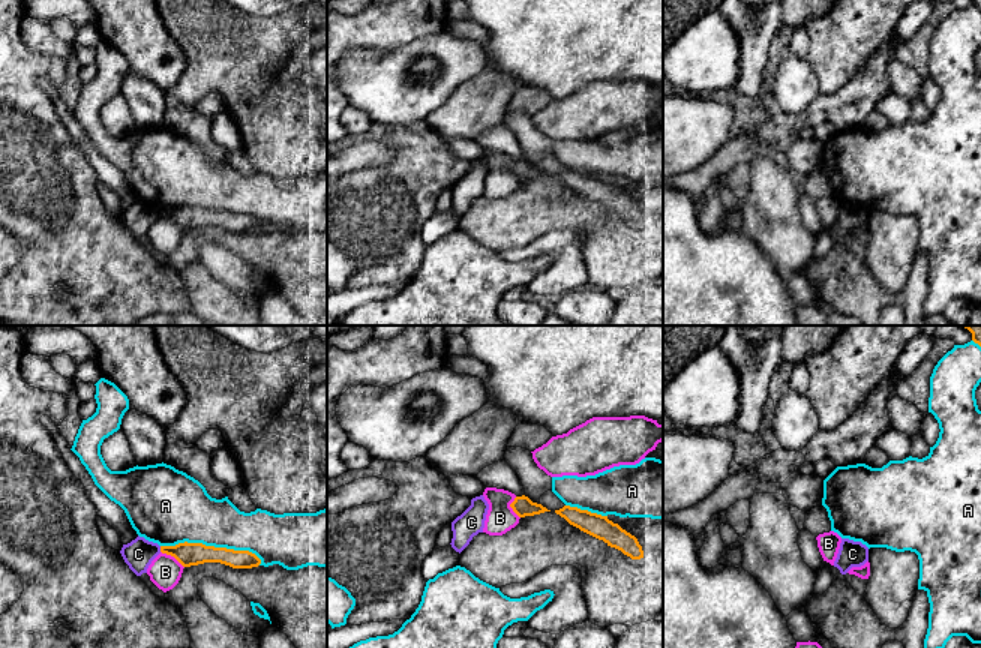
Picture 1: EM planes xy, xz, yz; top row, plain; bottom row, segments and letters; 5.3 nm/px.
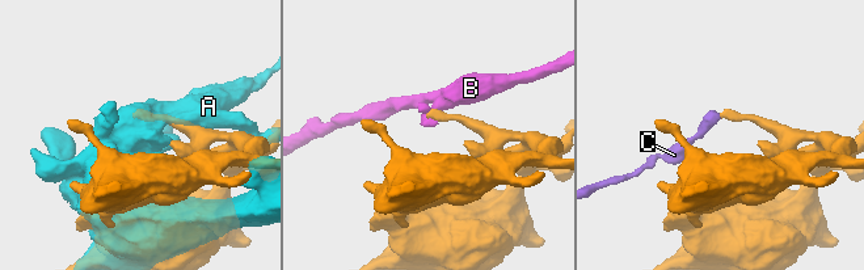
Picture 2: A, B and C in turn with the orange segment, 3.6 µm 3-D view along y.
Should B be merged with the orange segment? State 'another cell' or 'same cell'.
another cell

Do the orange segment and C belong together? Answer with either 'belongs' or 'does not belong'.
does not belong

